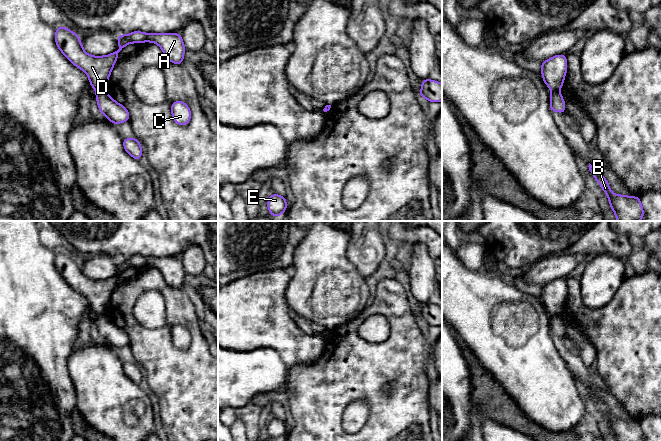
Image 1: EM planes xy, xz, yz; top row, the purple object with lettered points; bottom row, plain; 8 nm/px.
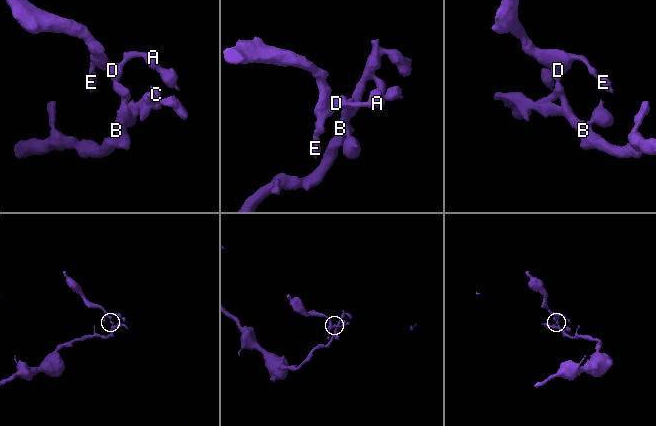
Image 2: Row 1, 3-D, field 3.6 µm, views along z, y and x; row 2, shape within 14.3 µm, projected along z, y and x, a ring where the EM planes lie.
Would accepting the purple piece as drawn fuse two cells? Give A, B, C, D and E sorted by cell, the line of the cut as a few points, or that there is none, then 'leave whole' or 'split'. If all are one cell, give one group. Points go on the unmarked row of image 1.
A D E / B C; cut in xy along (97, 314), (103, 315); split

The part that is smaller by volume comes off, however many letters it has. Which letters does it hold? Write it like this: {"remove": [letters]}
{"remove": ["A", "D", "E"]}

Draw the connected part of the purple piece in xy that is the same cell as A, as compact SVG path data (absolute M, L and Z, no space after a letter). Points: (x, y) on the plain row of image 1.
M57 251L55 266L63 279L87 299L95 315L104 315L118 277L130 267L153 266L161 271L168 285L181 289L185 270L178 257L143 257L134 255L128 259L117 258L119 273L106 280L91 280L83 273L79 259L65 251Z

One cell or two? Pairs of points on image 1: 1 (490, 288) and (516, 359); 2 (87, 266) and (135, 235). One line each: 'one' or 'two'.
1: one
2: two

